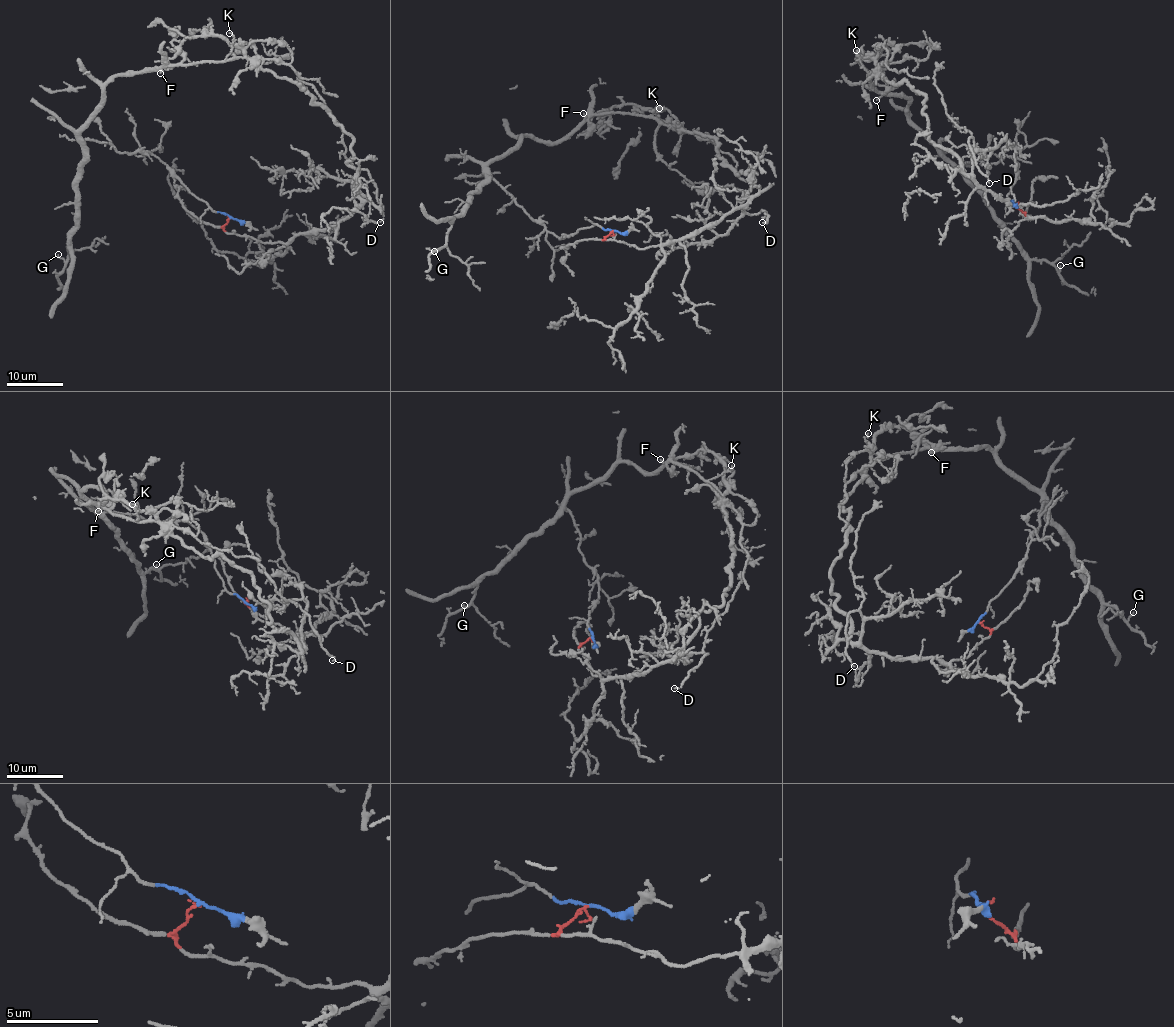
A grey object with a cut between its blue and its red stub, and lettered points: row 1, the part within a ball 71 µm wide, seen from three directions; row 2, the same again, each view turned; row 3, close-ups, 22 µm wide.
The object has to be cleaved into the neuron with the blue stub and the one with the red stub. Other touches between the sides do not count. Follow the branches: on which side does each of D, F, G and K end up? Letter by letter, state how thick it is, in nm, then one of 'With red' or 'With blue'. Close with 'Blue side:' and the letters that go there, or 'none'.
D: Thickness 90 nm. With red
F: Thickness 100 nm. With blue
G: Thickness 90 nm. With blue
K: Thickness 110 nm. With blue
Blue side: F, G, K

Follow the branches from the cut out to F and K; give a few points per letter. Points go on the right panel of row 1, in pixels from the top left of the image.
F: (1014, 205), (1007, 199), (1018, 163), (1010, 156), (959, 166), (907, 116), (909, 100), (883, 94), (876, 99)
K: (1014, 205), (1007, 199), (1018, 163), (950, 161), (907, 114), (908, 98), (871, 86), (856, 50)

